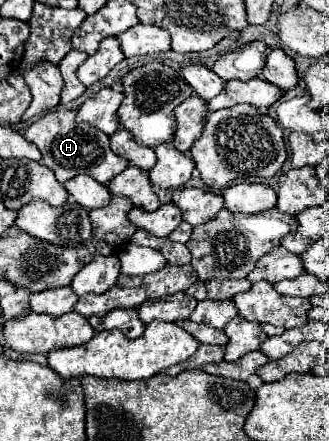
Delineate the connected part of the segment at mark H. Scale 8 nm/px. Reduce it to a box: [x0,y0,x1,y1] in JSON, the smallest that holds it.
[25,110,125,184]

